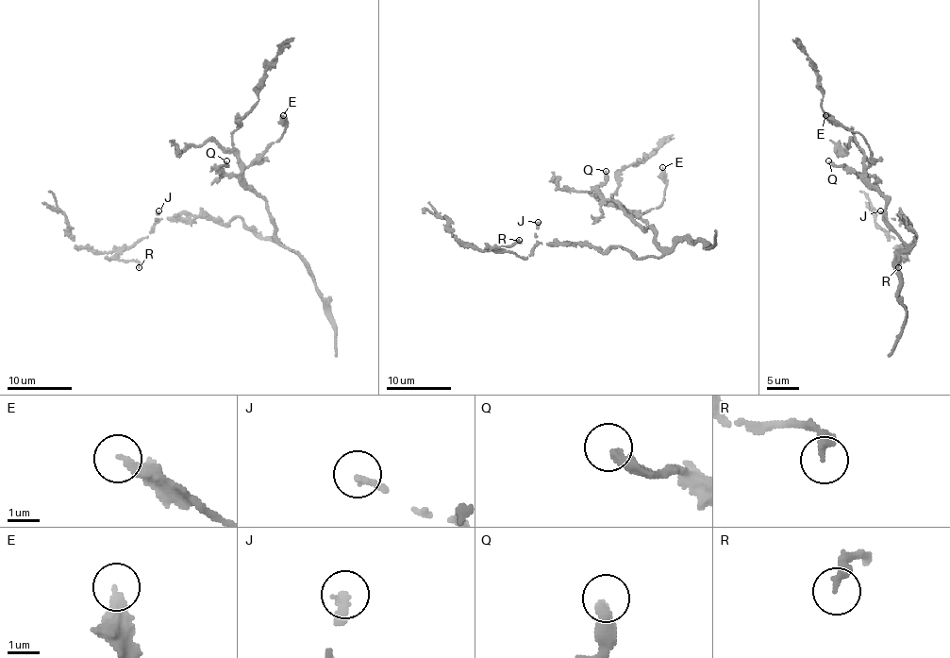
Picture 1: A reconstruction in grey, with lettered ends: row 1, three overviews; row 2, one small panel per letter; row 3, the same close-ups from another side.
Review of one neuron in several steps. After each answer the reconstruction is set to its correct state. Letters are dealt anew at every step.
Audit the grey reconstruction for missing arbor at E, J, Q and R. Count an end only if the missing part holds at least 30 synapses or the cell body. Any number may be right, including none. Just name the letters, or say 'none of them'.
Q

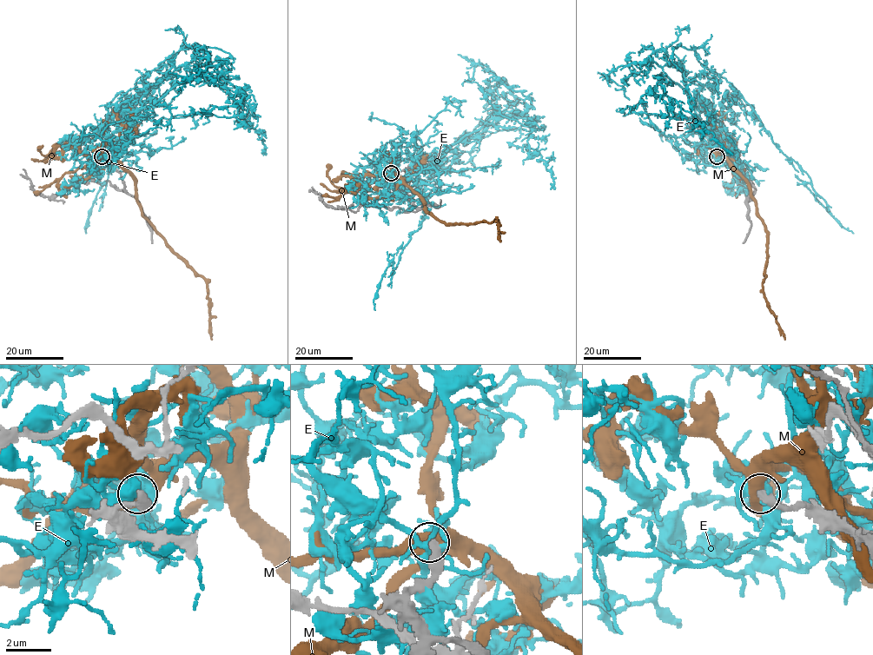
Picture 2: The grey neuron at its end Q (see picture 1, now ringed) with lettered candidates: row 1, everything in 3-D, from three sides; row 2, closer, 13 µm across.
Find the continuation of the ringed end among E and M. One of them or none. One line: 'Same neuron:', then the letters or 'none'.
Same neuron: none

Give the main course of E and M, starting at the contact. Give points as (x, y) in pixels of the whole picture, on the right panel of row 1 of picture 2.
E: (717, 156), (724, 154), (720, 124), (699, 108), (711, 71), (750, 106), (810, 179), (811, 193), (853, 233)
M: (717, 156), (720, 152), (746, 181), (755, 201), (757, 215), (763, 221), (767, 234), (763, 296), (785, 339)

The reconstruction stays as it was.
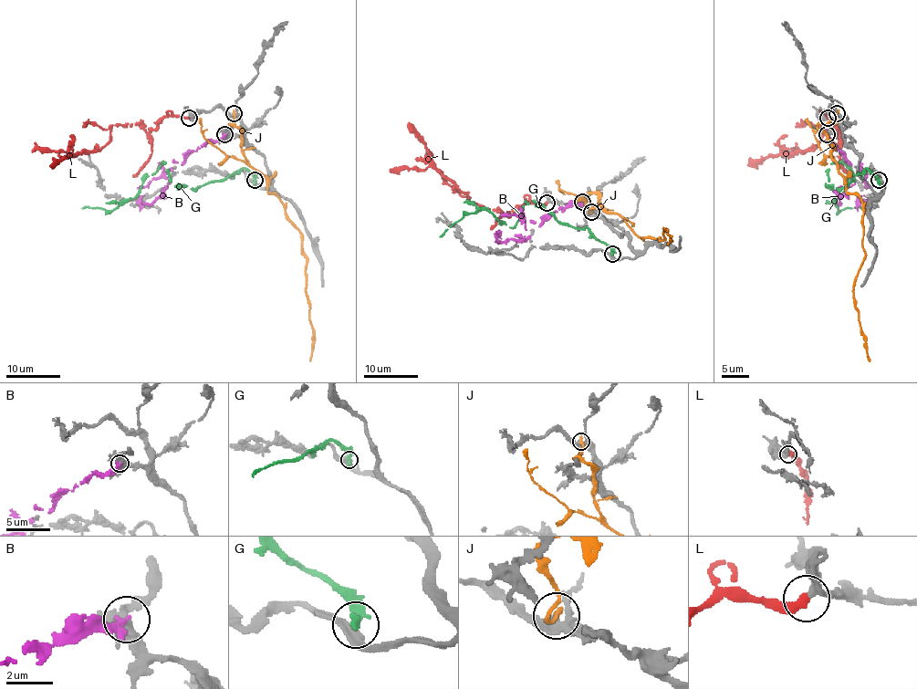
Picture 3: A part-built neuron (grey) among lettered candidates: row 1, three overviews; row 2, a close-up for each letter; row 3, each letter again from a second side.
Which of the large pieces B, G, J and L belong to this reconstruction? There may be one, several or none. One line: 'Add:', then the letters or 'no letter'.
Add: L

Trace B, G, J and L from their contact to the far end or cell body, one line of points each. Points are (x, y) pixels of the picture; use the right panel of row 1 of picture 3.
B: (827, 135), (836, 150), (864, 171), (864, 175), (853, 184), (837, 190), (839, 202)
G: (879, 181), (865, 168), (842, 189), (827, 186), (830, 164), (852, 171), (834, 201), (838, 210), (861, 209)
J: (837, 113), (818, 127), (845, 190), (861, 199), (865, 257), (854, 278), (853, 297), (870, 360)
L: (828, 117), (839, 132), (834, 124), (828, 124), (813, 150), (751, 161), (747, 164)

